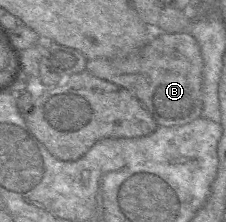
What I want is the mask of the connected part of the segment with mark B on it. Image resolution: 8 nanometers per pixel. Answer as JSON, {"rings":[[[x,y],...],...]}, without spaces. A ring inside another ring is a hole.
{"rings":[[[157,32],[146,45],[129,56],[87,60],[86,71],[133,93],[158,126],[181,126],[202,115],[203,58],[190,32]]]}

